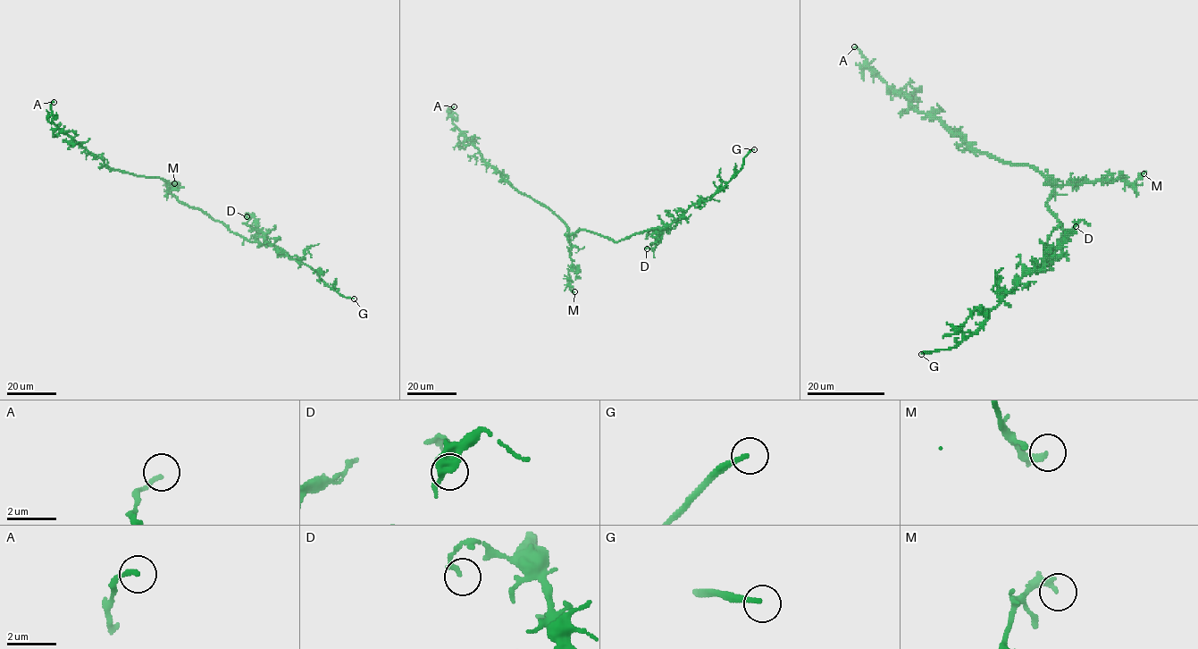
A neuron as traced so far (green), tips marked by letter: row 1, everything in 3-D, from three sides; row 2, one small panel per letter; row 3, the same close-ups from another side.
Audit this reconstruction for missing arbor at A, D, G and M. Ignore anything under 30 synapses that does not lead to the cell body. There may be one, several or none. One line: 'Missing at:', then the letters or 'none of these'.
Missing at: G

